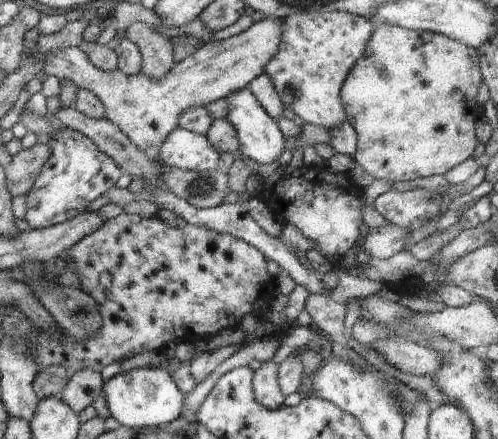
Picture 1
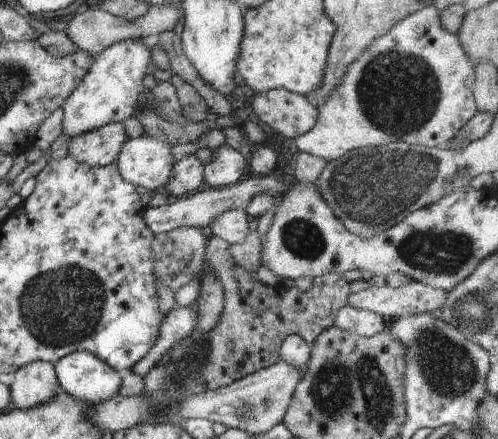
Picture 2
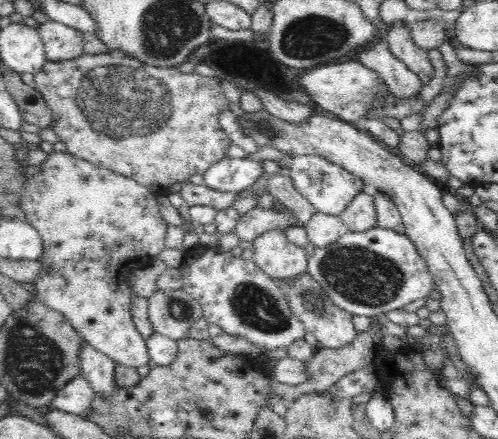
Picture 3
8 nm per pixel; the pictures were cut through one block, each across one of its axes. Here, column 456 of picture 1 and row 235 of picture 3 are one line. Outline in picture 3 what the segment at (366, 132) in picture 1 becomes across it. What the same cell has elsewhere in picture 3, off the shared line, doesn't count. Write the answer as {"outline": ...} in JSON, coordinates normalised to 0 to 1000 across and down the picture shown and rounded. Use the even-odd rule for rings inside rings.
{"outline":[[[104,346],[80,378],[80,392],[52,405],[40,474],[48,483],[44,497],[80,528],[88,556],[80,597],[96,610],[96,620],[68,642],[72,679],[96,702],[129,715],[133,733],[149,743],[173,784],[181,784],[193,802],[221,811],[233,829],[273,843],[281,834],[305,834],[293,770],[265,729],[265,683],[273,679],[273,665],[257,638],[269,615],[309,601],[317,579],[333,565],[337,510],[321,492],[313,437],[277,419],[269,405],[225,392],[221,383],[177,374],[137,346]]]}

